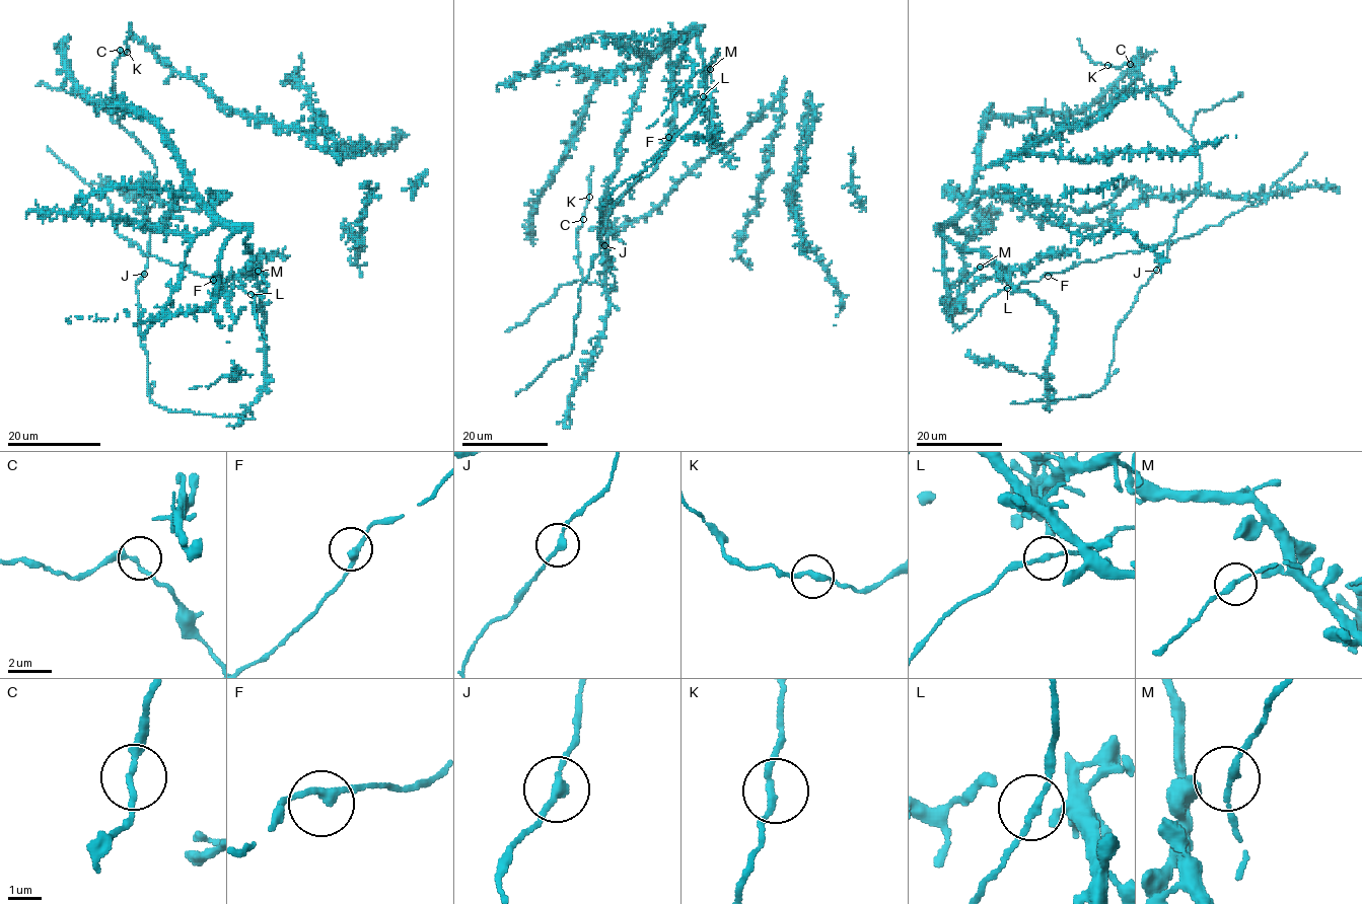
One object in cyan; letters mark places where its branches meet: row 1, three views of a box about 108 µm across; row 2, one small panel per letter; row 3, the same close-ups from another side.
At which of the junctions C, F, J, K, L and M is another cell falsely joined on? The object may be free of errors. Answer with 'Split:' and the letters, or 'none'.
Split: none

